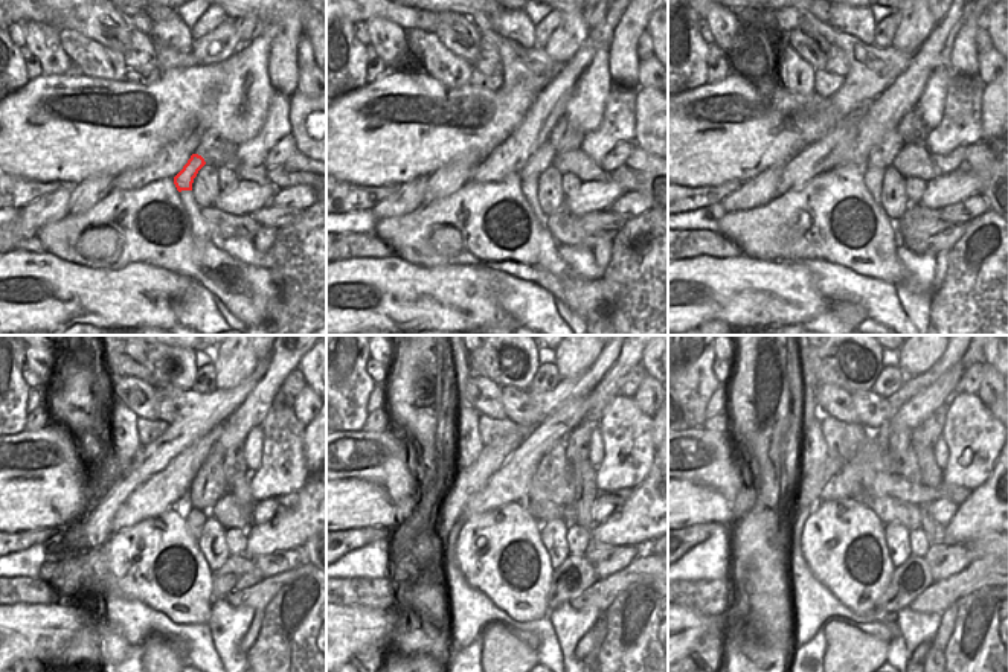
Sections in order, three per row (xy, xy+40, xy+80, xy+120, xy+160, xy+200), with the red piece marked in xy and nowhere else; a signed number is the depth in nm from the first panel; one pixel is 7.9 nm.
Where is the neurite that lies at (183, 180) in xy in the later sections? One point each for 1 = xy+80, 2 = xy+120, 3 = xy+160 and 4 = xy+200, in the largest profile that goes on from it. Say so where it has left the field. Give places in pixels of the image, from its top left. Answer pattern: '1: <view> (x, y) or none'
1: xy+80 (882, 156)
2: xy+120 (206, 489)
3: xy+160 (554, 473)
4: xy+200 (898, 460)

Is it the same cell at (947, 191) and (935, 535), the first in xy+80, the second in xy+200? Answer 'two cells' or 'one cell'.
two cells

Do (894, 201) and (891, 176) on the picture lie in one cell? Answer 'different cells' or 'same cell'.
same cell

